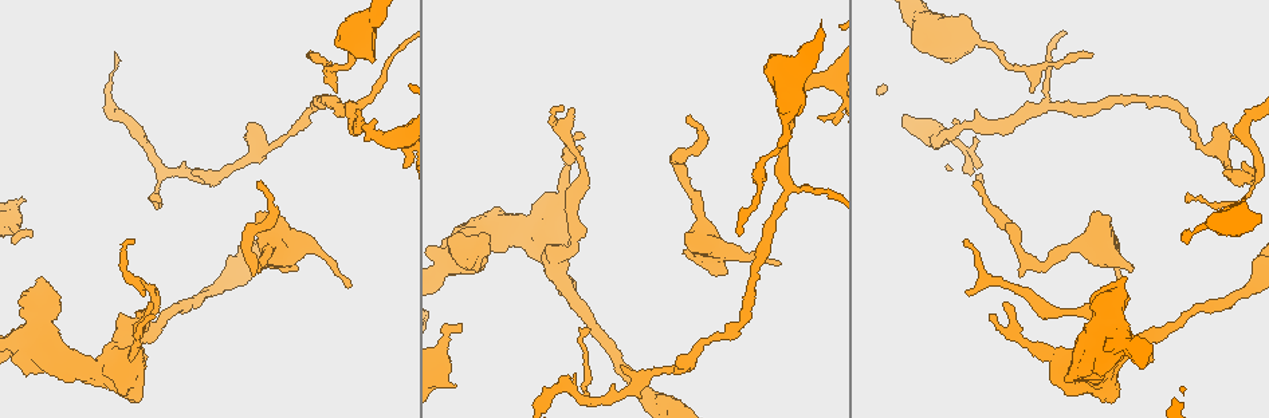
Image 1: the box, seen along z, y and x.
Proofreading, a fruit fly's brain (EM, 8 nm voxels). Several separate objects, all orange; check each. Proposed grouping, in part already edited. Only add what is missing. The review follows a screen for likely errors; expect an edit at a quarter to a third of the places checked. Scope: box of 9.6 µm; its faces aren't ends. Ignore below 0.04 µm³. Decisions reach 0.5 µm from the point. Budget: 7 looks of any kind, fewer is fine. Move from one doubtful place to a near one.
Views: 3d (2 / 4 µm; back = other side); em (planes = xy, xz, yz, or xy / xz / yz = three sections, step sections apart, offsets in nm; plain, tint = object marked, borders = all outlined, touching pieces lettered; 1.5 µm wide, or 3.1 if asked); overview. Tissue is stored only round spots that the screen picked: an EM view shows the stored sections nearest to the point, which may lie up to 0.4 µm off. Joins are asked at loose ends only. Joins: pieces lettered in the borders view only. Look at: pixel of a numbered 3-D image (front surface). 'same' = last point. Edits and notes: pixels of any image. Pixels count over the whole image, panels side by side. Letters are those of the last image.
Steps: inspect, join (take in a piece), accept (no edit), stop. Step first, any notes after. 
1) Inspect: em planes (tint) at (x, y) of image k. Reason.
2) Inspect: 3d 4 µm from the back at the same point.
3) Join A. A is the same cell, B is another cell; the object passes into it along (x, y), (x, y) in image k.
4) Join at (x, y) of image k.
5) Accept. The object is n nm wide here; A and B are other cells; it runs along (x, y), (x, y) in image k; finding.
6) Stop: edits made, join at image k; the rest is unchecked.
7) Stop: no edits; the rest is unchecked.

Inspect: 3d 2 µm at (460, 326) of image 1. Free end.

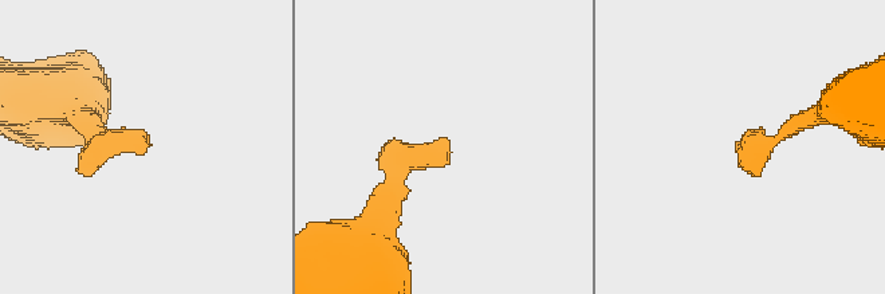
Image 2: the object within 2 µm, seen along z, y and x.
Inspect: em planes (borders) at (141, 150) of image 2. Need the tissue.

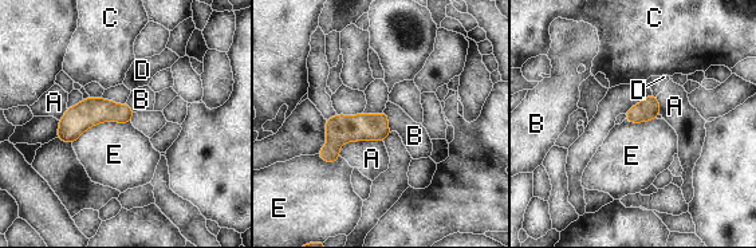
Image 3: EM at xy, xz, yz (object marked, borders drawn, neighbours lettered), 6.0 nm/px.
Accept. The object is 140 nm wide here; A, B, C, D and E are other cells; a border runs along (130, 121), (95, 124), (71, 144) in image 3; none of them fits.

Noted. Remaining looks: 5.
Inspect: em yz step 8 (tint) at (691, 120) of image 1. Tapers out.

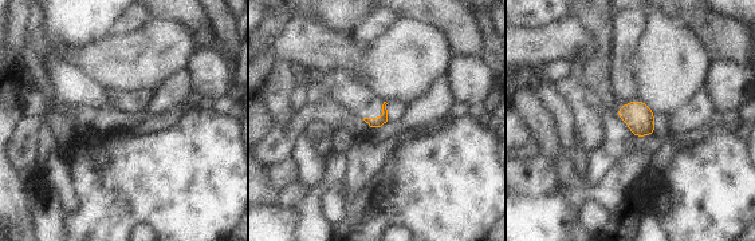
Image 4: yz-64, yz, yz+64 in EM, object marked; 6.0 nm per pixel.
Inspect: em xy step 4 (borders) at the same point. Another direction.

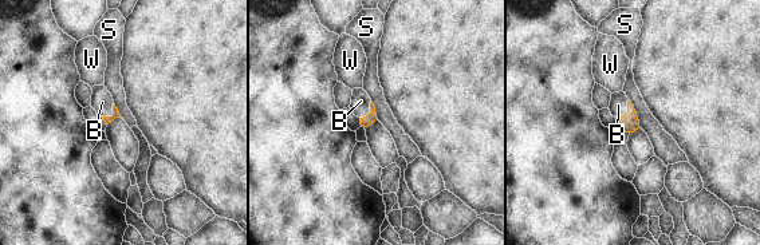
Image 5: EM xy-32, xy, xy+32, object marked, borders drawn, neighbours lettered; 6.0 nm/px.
Join B. B is the same cell, S and W are other cells; the object passes into it along (630, 123), (627, 113), (618, 105) in image 5; the neuron continues.

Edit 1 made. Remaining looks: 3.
Inspect: overview.

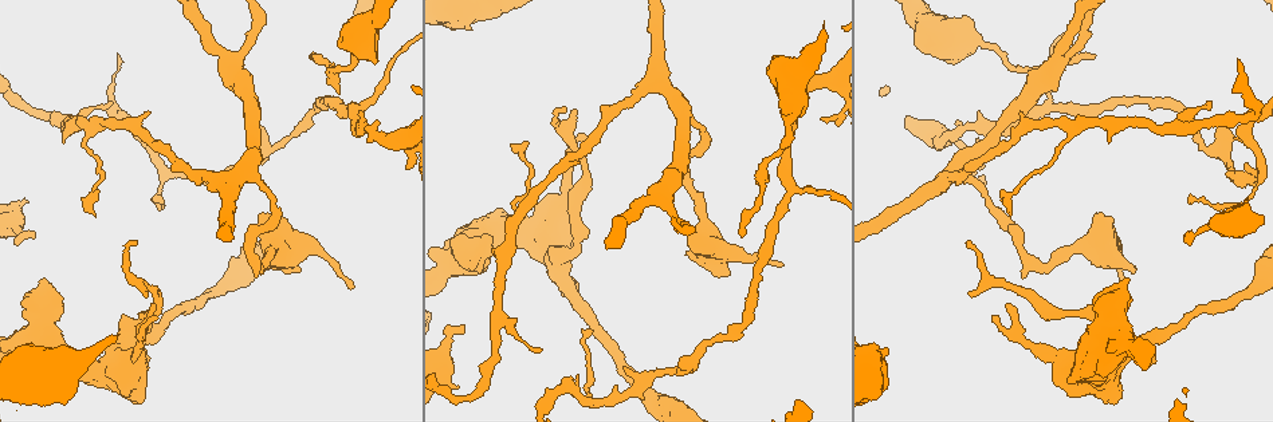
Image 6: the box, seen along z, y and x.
Inspect: 3d 4 µm at (315, 55) of image 6. Thin end.

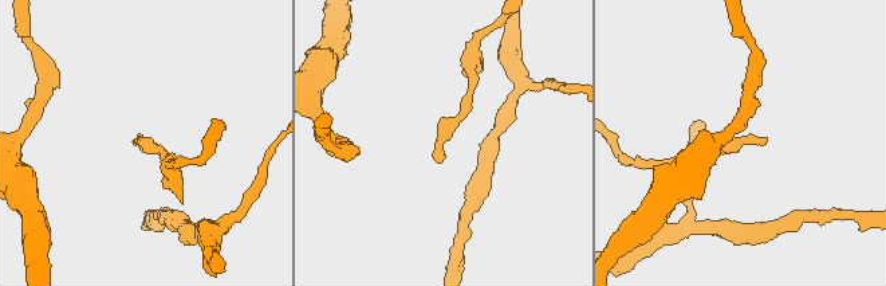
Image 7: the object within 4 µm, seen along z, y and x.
Inspect: em xz step 8 (borders) at (138, 142) of image 7.

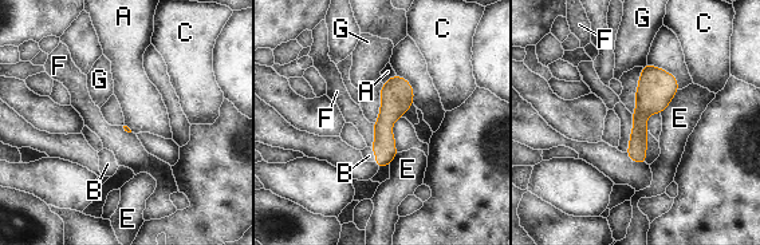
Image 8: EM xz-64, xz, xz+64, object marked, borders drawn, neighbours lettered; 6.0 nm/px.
Join B. B is the same cell, A, C, E, F and G are other cells; the object passes into it along (384, 146), (375, 154), (369, 155) in image 8; the neuron continues.

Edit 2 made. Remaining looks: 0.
Stop: edits made, join at image 5, join at image 8; the rest is unchecked.

